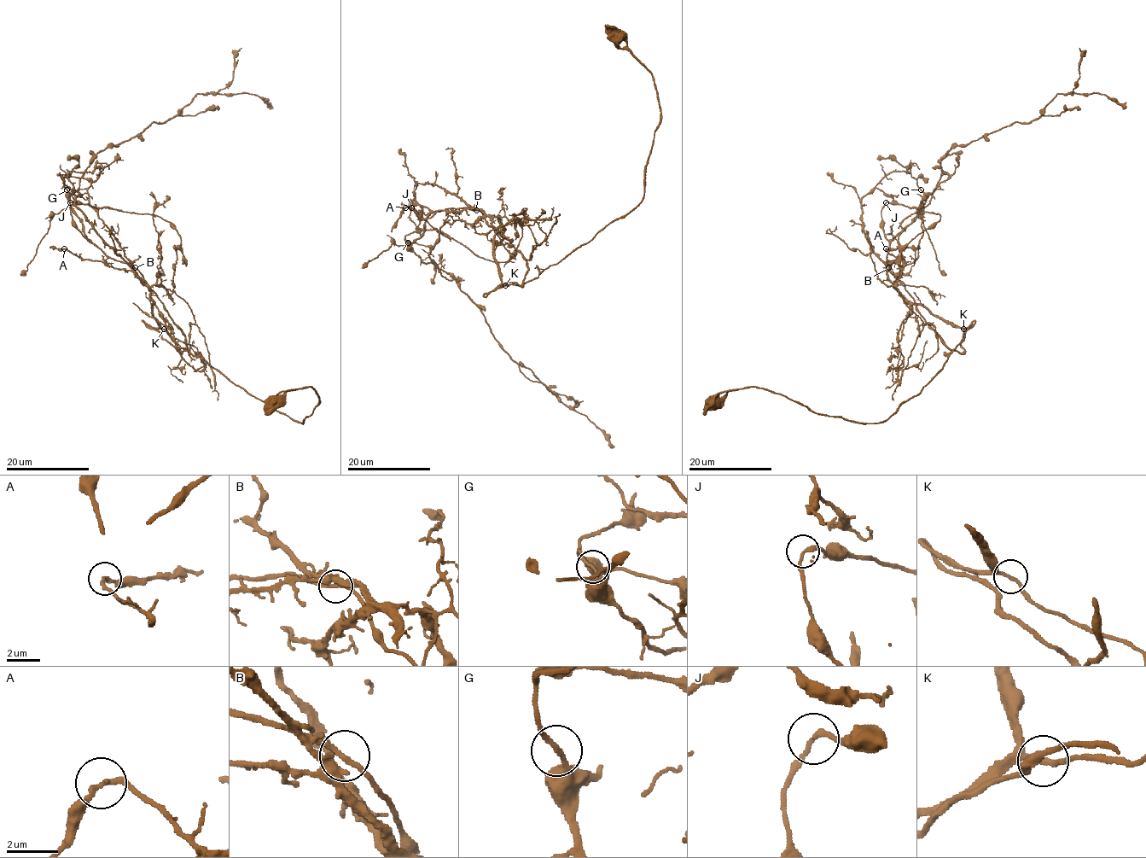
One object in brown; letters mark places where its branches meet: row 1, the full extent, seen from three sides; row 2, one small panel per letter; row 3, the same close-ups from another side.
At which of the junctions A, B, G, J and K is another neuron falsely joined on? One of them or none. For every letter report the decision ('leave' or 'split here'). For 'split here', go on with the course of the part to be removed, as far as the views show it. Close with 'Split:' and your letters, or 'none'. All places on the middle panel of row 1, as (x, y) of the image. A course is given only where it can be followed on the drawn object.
A: leave
B: leave
G: leave
J: leave
K: leave
Split: none

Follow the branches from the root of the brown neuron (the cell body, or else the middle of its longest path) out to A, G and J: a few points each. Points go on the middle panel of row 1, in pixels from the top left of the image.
A: (615, 33), (652, 75), (660, 107), (635, 207), (520, 284), (502, 283), (481, 210), (422, 218), (405, 207)
G: (615, 33), (652, 75), (660, 107), (643, 199), (520, 284), (502, 283), (481, 210), (435, 210), (408, 242)
J: (615, 33), (652, 75), (660, 107), (635, 207), (520, 284), (502, 283), (495, 229), (481, 210), (411, 207)

